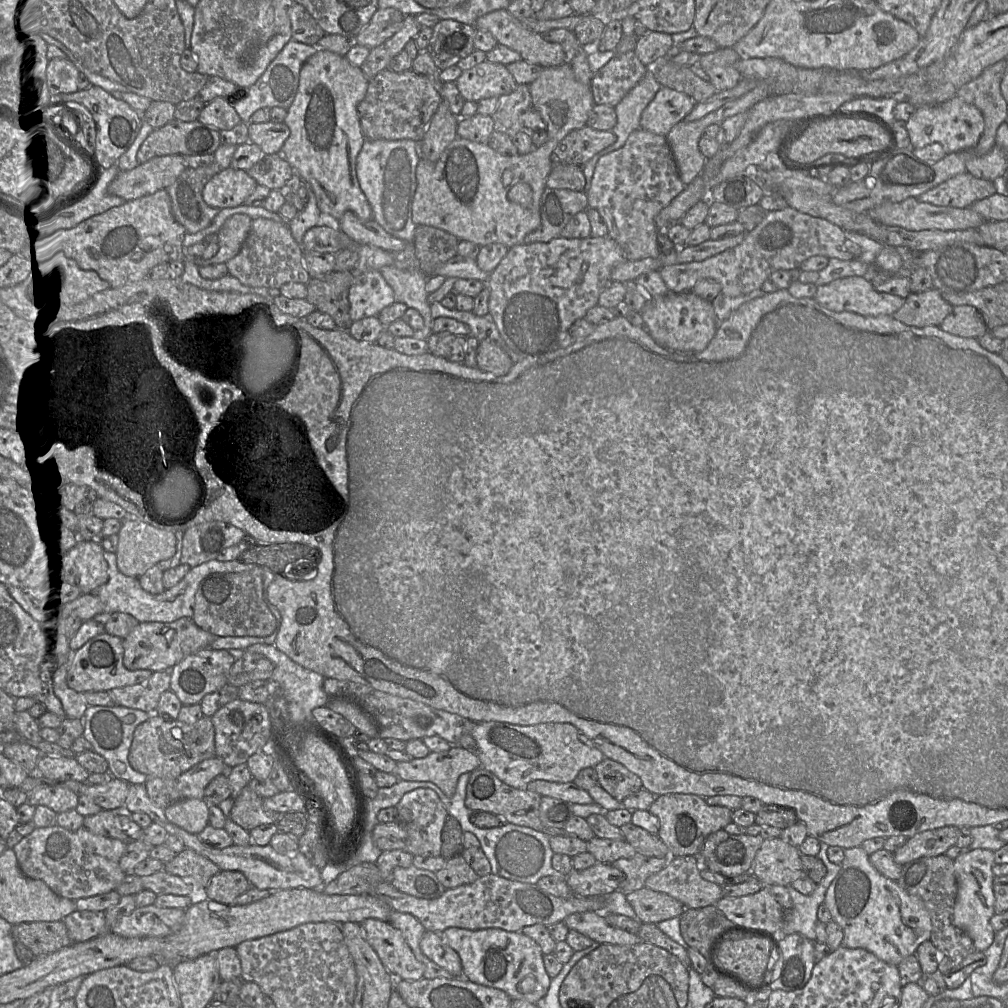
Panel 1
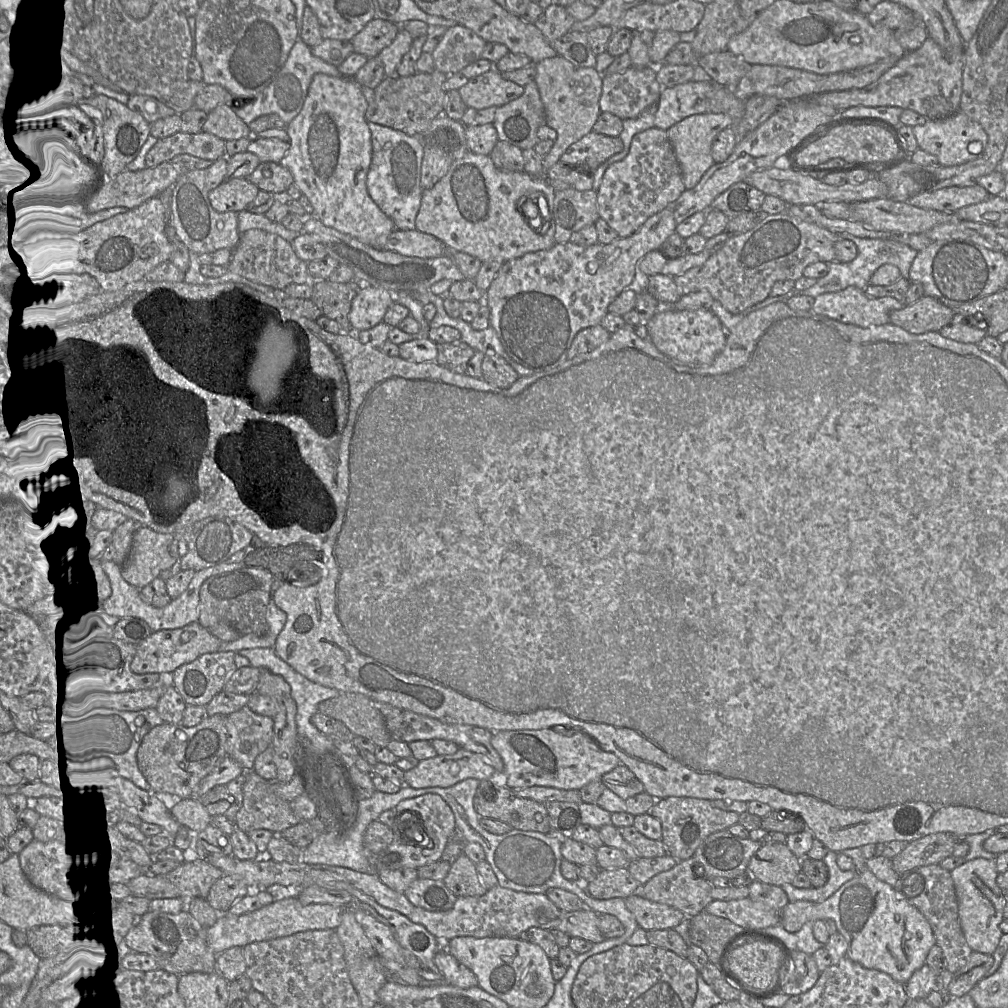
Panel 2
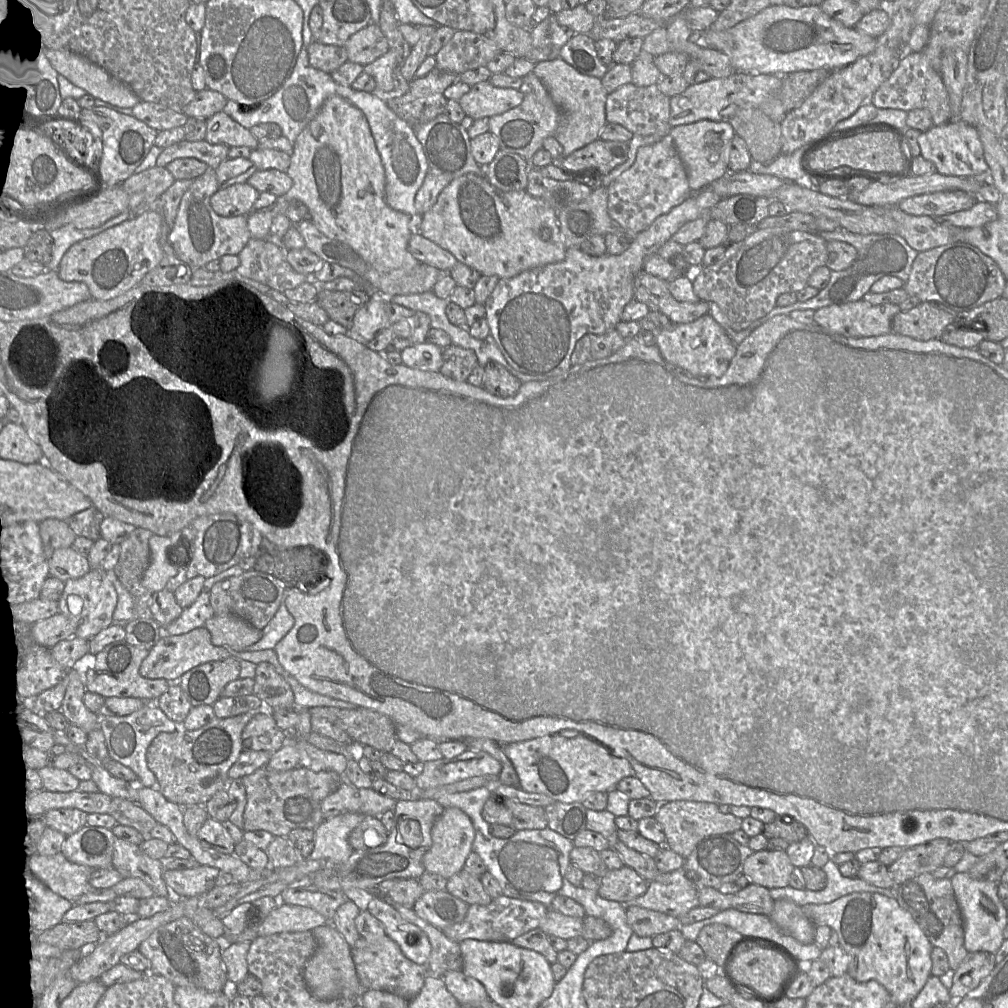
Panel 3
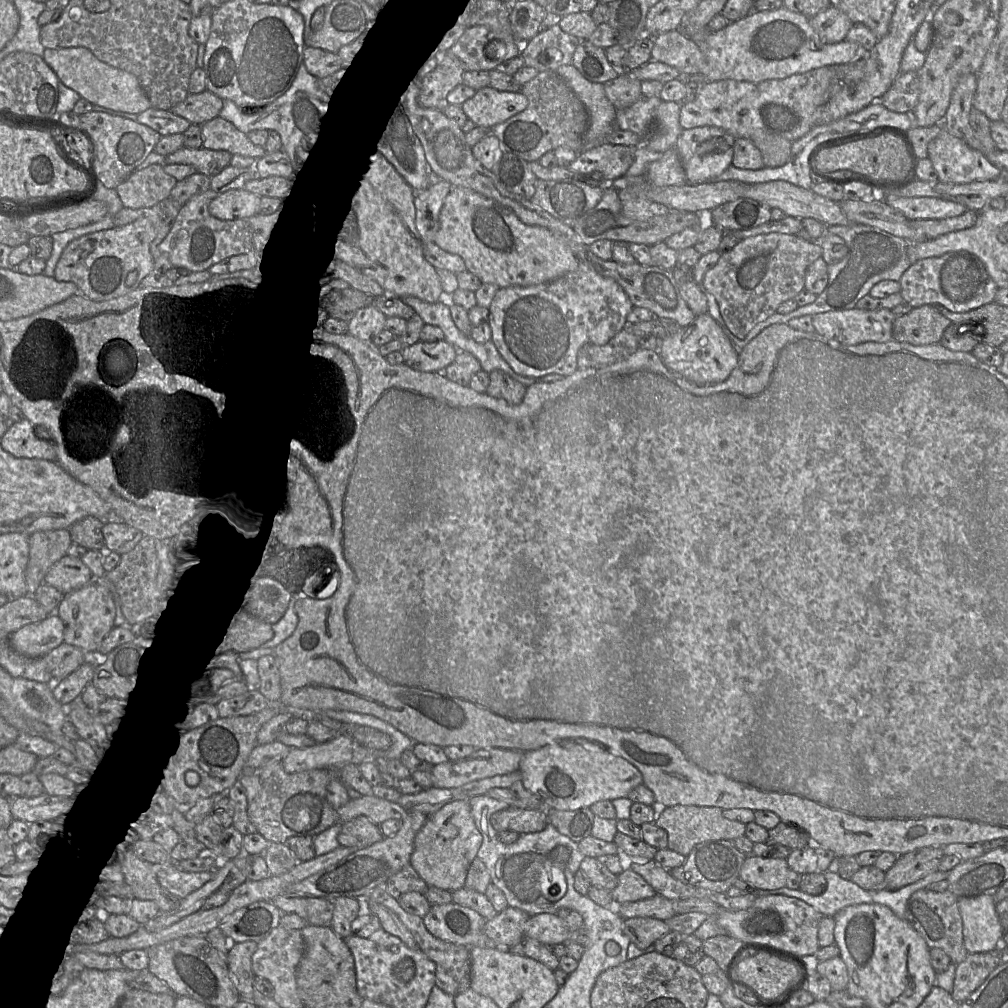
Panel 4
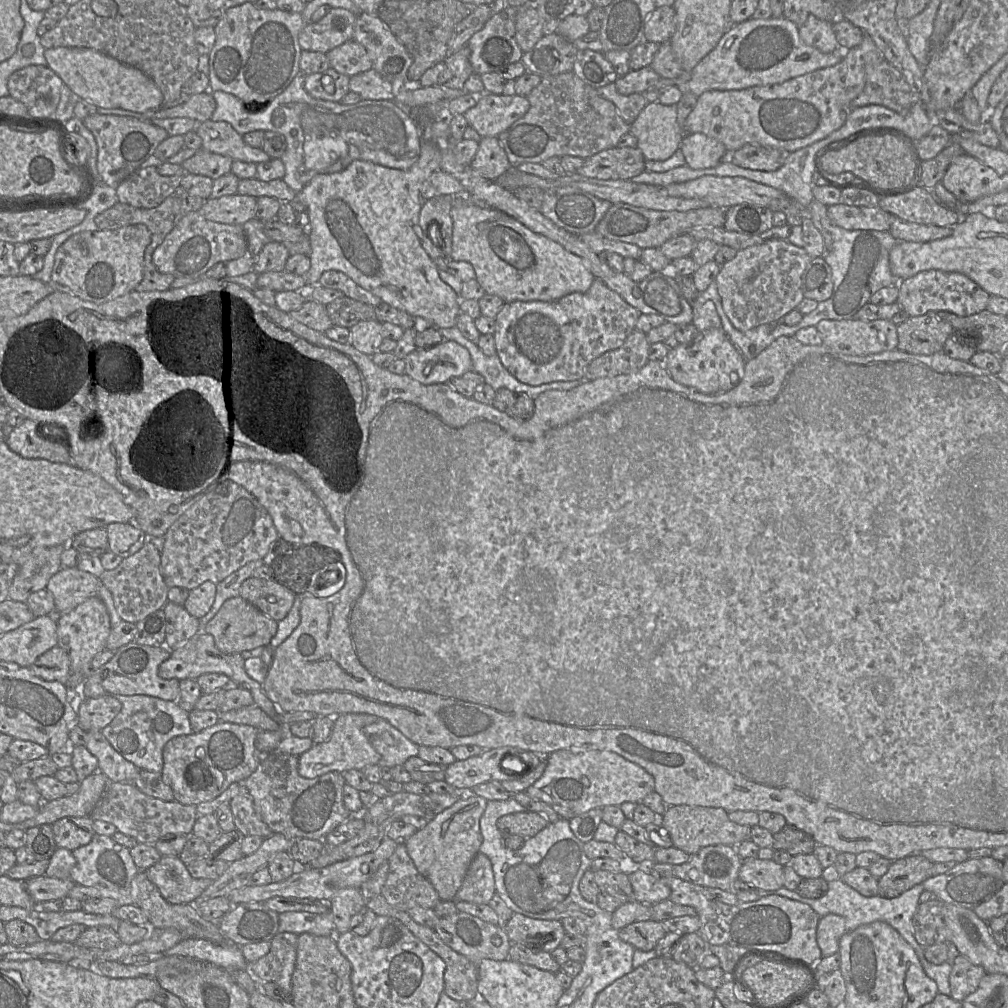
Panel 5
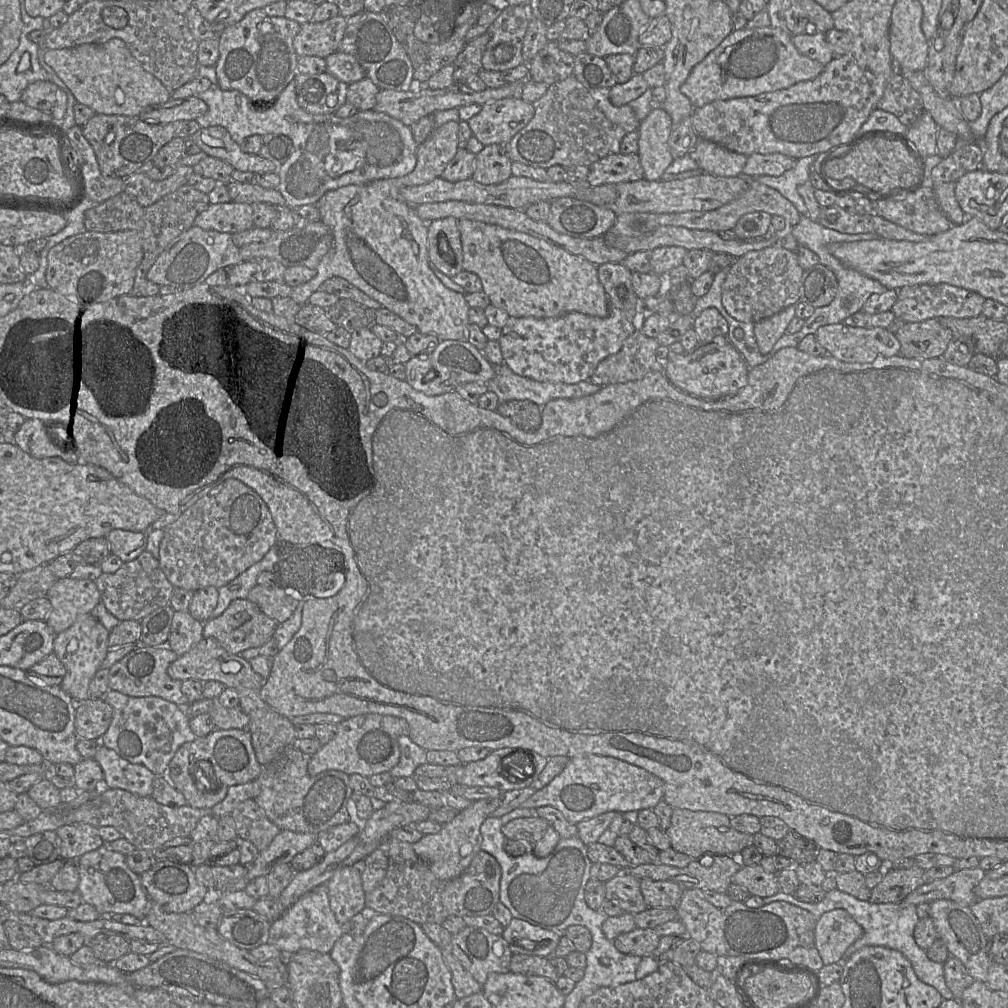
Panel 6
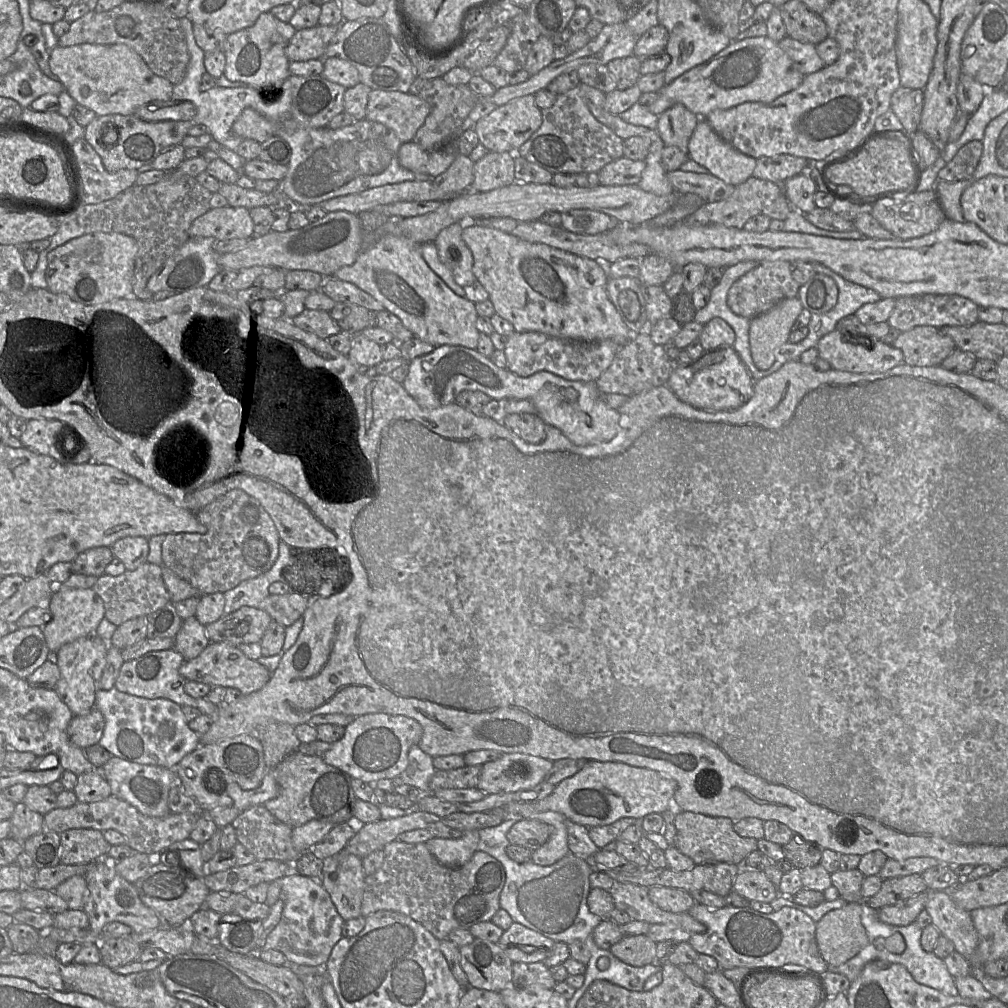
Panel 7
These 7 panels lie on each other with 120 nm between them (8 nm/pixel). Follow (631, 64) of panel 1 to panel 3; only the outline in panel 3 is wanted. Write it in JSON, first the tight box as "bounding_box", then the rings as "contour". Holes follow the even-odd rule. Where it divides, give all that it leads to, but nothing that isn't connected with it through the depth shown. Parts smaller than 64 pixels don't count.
{"bounding_box":[605,83,670,137],"contour":[[[633,83],[622,85],[607,95],[605,110],[607,122],[620,124],[633,134],[654,134],[660,137],[670,135],[670,97],[660,91],[658,84],[645,87]]]}

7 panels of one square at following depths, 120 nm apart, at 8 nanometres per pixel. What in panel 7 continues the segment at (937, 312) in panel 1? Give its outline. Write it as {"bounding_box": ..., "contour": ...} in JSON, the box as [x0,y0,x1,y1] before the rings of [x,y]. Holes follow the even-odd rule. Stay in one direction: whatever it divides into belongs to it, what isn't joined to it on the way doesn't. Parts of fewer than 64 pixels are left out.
{"bounding_box":[892,325,956,366],"contour":[[[929,325],[900,333],[892,345],[903,352],[904,363],[912,366],[940,365],[956,348],[952,338]]]}

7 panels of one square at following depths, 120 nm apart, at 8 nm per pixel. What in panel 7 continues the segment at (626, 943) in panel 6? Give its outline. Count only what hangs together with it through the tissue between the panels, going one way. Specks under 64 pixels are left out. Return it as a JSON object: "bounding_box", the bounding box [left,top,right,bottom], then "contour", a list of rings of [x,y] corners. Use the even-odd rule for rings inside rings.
{"bounding_box":[610,935,657,967],"contour":[[[647,935],[624,936],[612,945],[610,952],[630,966],[641,967],[653,963],[657,943]]]}

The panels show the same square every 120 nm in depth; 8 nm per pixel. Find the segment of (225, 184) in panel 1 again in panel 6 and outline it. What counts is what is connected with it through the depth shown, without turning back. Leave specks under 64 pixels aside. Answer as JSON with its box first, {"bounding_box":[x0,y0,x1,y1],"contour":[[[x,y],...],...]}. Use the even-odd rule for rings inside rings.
{"bounding_box":[194,201,254,233],"contour":[[[230,201],[209,204],[194,220],[194,225],[204,230],[239,233],[254,227],[252,204]]]}

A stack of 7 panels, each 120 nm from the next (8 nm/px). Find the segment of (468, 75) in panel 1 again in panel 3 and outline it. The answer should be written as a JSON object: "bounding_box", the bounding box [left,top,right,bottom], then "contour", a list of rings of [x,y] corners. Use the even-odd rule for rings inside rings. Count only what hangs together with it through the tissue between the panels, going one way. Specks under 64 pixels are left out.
{"bounding_box":[459,81,524,120],"contour":[[[482,81],[471,86],[459,103],[466,113],[474,120],[502,114],[520,105],[524,95],[520,90],[500,88],[490,81]]]}

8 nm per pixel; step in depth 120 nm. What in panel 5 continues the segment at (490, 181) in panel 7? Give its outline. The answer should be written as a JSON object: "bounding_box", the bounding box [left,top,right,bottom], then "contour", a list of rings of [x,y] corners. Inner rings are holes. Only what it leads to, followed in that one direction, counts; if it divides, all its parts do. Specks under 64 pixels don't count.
{"bounding_box":[471,137,511,181],"contour":[[[497,137],[481,138],[479,149],[471,162],[475,172],[488,180],[495,181],[511,166]]]}

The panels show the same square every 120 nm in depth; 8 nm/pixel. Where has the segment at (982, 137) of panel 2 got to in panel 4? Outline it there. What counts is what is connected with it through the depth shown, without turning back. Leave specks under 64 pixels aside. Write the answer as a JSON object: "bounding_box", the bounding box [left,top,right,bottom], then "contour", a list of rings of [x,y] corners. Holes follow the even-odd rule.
{"bounding_box":[927,130,1002,184],"contour":[[[942,130],[936,138],[929,142],[927,151],[928,158],[937,172],[938,181],[966,184],[1002,178],[1002,170],[992,164],[981,151],[972,149],[946,130]]]}

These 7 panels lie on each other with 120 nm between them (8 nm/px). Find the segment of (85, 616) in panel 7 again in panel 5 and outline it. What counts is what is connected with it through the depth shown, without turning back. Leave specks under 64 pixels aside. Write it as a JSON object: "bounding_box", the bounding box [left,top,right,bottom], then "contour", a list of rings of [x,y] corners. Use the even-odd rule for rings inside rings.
{"bounding_box":[46,567,99,615],"contour":[[[62,567],[50,578],[46,587],[54,597],[54,615],[63,615],[91,596],[97,595],[99,586],[99,577],[78,567]]]}

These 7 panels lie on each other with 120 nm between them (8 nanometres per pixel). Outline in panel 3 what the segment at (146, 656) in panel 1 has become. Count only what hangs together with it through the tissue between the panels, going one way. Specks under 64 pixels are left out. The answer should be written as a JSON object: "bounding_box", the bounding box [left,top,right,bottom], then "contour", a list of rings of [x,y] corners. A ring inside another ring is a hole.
{"bounding_box":[139,627,235,683],"contour":[[[198,627],[180,635],[162,635],[156,644],[149,649],[147,657],[139,668],[140,675],[149,679],[165,679],[168,683],[178,682],[181,676],[190,669],[211,661],[224,660],[235,651],[211,642],[210,632],[206,627]]]}

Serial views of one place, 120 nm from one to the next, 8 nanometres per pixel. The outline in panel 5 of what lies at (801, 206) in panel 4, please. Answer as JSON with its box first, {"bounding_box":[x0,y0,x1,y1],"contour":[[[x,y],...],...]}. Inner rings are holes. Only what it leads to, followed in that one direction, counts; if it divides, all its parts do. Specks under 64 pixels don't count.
{"bounding_box":[665,175,788,209],"contour":[[[704,175],[688,182],[671,184],[665,188],[670,196],[705,200],[711,207],[721,209],[740,204],[769,208],[773,200],[788,197],[781,190],[742,177]]]}

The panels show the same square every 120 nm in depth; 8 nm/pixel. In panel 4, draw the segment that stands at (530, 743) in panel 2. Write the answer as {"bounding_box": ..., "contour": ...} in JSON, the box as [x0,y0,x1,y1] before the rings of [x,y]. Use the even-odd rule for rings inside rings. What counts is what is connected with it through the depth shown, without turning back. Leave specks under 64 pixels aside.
{"bounding_box":[518,739,643,809],"contour":[[[561,739],[525,751],[518,770],[524,787],[541,799],[544,809],[586,808],[599,800],[627,797],[632,789],[643,783],[641,772],[632,763],[588,739]]]}

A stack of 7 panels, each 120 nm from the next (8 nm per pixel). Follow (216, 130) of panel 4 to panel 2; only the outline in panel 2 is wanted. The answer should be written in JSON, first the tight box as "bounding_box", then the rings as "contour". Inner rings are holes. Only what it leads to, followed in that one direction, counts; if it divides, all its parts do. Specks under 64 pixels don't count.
{"bounding_box":[202,104,252,141],"contour":[[[220,104],[207,114],[202,131],[225,141],[240,138],[251,141],[252,136],[249,125],[236,115],[228,104]]]}

